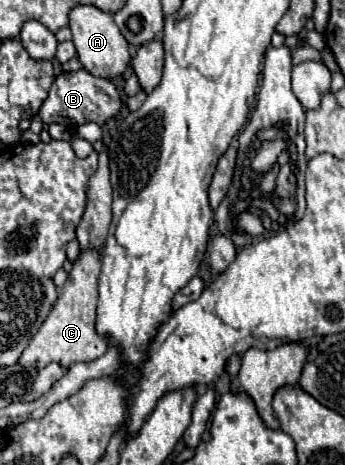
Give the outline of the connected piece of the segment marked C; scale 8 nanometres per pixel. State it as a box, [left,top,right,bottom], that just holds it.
[19,250,109,368]

